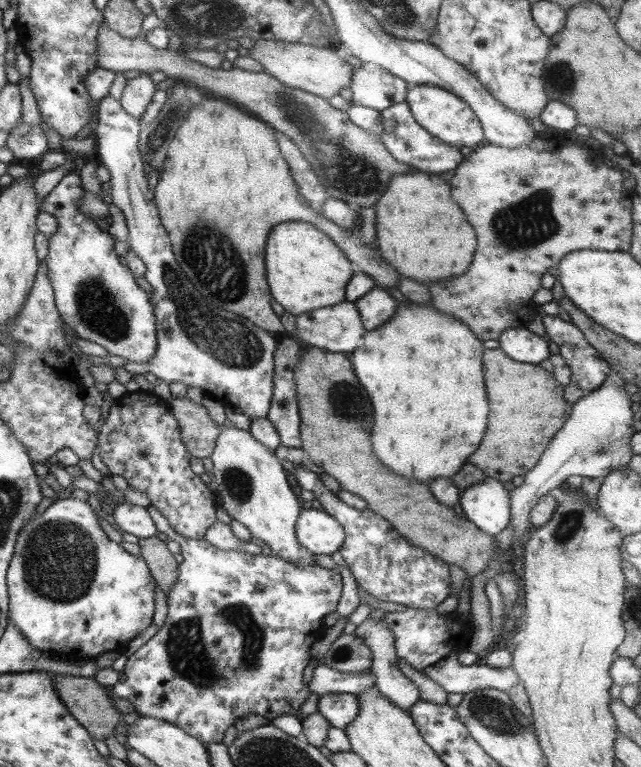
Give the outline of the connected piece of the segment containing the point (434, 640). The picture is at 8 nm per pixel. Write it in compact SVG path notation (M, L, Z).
M405 607L401 612L384 613L383 620L387 622L394 637L396 658L405 660L415 671L421 672L429 666L445 658L449 652L466 650L469 642L470 623L461 621L454 612L441 616L436 609L414 609Z

